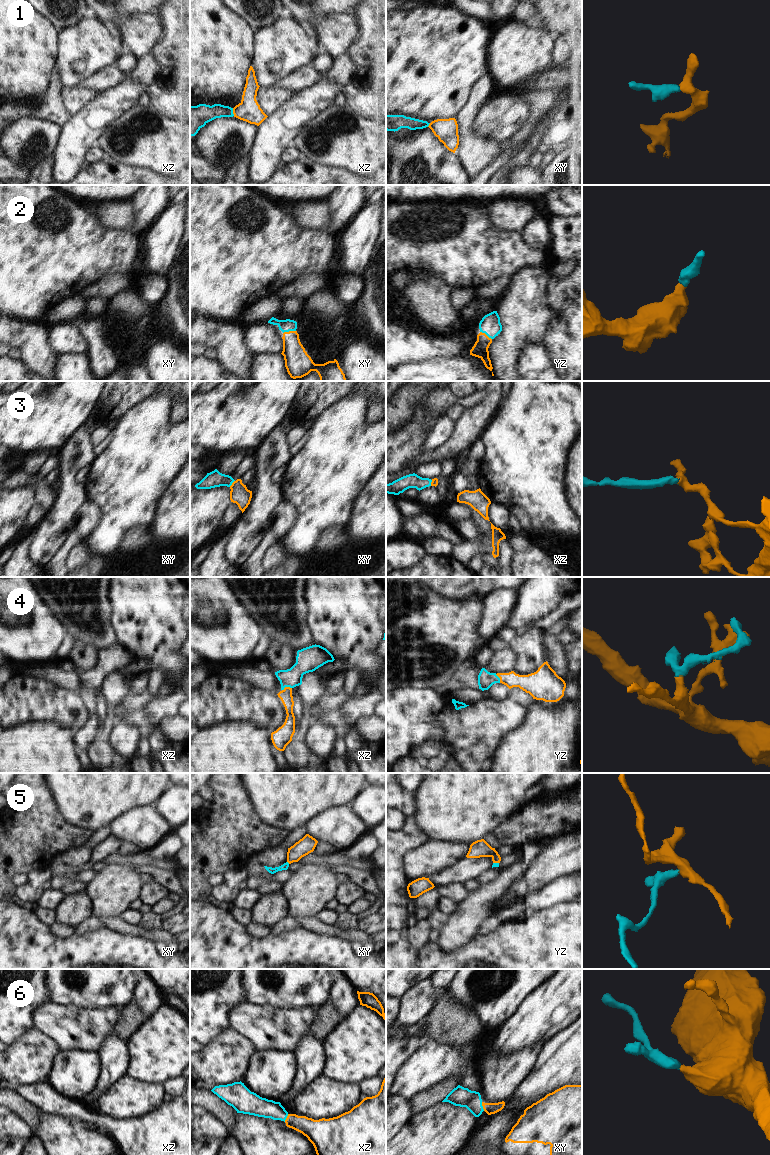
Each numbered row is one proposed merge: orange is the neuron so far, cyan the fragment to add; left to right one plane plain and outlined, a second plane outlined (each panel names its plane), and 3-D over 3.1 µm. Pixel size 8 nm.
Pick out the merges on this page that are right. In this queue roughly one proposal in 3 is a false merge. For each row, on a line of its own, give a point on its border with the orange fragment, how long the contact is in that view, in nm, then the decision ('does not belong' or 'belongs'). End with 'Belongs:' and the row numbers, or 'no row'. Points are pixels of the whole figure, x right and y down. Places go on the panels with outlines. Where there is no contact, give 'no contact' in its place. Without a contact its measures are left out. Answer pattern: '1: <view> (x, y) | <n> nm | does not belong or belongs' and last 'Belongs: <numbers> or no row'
1: xz (233, 112) | 70 nm | belongs
2: xy (289, 331) | 110 nm | belongs
3: xy (232, 483) | 70 nm | belongs
4: xz (286, 687) | 80 nm | belongs
5: xy (288, 862) | 30 nm | belongs
6: xy (482, 1105) | 80 nm | belongs
Belongs: 1, 2, 3, 4, 5, 6

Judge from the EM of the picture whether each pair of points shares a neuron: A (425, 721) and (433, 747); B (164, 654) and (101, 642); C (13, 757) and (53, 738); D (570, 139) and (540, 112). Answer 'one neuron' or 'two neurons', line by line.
A: two neurons
B: two neurons
C: one neuron
D: two neurons

